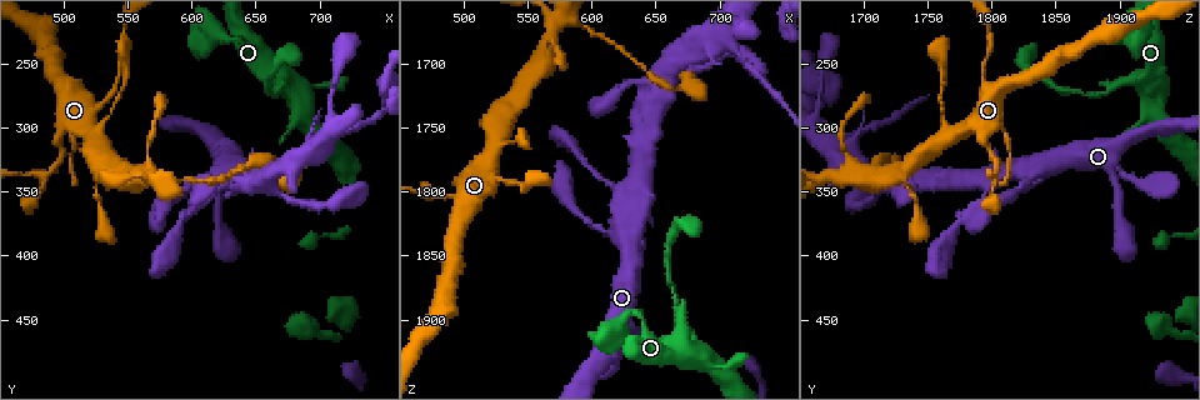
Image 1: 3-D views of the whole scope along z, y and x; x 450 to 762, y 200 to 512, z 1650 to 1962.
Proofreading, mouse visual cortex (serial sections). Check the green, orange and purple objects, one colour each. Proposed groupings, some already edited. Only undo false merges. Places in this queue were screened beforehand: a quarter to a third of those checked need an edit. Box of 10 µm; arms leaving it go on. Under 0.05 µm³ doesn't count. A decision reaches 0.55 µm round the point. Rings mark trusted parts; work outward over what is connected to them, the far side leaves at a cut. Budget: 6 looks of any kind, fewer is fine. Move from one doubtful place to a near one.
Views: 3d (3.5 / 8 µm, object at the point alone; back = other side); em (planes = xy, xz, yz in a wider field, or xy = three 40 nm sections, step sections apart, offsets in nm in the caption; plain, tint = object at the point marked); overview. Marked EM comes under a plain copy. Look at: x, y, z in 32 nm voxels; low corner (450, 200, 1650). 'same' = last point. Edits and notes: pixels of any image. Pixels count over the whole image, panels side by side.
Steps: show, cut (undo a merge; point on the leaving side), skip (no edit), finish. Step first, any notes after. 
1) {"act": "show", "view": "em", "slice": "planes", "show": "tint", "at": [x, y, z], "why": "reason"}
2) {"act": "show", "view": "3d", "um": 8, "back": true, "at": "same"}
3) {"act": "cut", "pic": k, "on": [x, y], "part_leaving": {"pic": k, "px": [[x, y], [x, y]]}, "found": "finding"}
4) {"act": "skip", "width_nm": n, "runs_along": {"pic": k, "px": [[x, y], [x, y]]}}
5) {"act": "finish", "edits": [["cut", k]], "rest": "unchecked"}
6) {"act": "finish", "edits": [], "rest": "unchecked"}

{"act": "show", "view": "3d", "um": 3.5, "at": [666, 272, 1890], "why": "thick turns thin"}

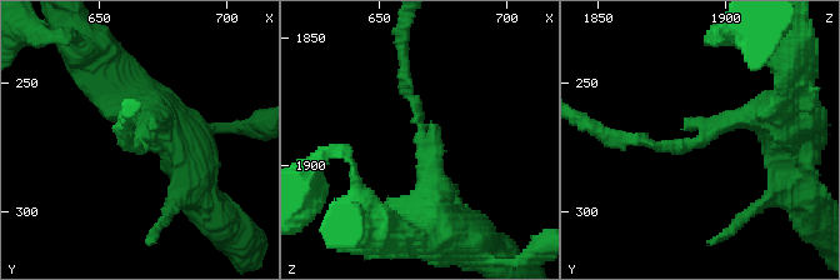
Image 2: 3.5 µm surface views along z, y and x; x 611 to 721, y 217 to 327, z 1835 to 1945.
{"act": "show", "view": "em", "slice": "xy", "step": 1, "show": "tint", "at": [667, 273, 1890], "arm_widths_nm": [150, 400]}

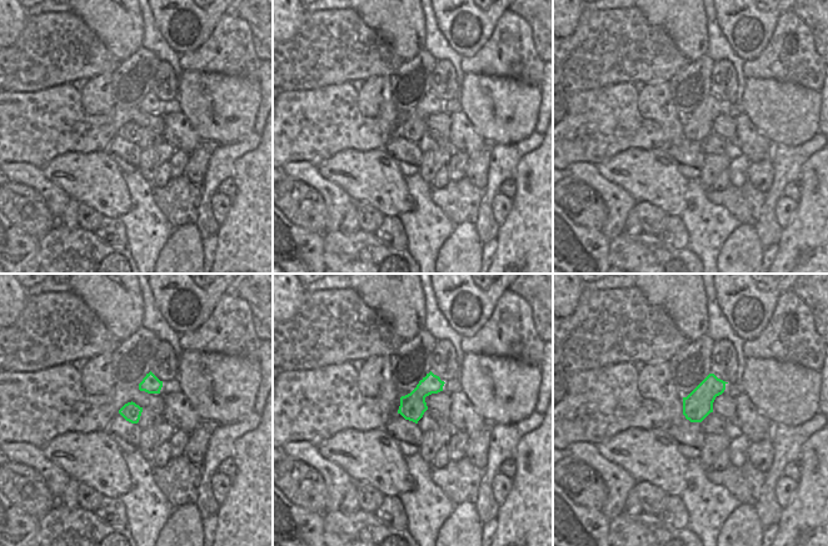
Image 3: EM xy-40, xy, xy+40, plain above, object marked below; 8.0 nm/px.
{"act": "cut", "pic": 2, "on": [408, 83], "part_leaving": {"pic": 2, "px": [[418, 121], [403, 78], [403, 33]]}, "found": "a second cell is stuck on"}

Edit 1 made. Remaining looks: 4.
{"act": "show", "view": "3d", "um": 3.5, "back": true, "at": [618, 334, 1830], "why": "thin neck"}

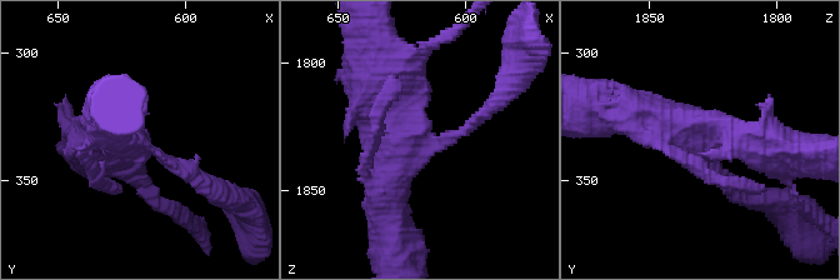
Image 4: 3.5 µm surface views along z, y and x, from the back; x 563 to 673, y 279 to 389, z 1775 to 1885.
{"act": "skip", "runs_along": {"pic": 4, "px": [[621, 114], [771, 151]]}, "found": "all the same cell"}

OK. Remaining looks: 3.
{"act": "show", "view": "3d", "um": 3.5, "at": [720, 302, 1698], "why": "narrows sharply"}

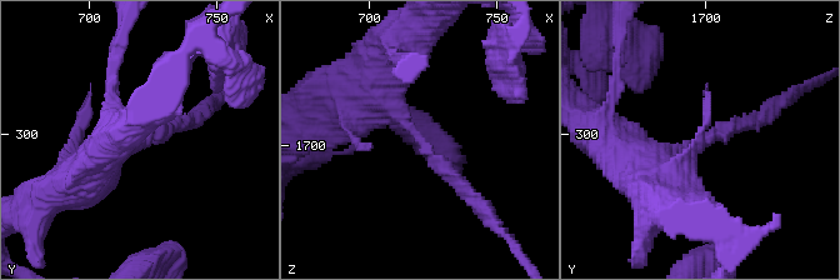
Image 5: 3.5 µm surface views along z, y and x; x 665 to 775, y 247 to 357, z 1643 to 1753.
{"act": "show", "view": "em", "slice": "xy", "step": 5, "show": "tint", "at": [722, 302, 1699], "arm_widths_nm": [200, 500], "why": "now the EM"}

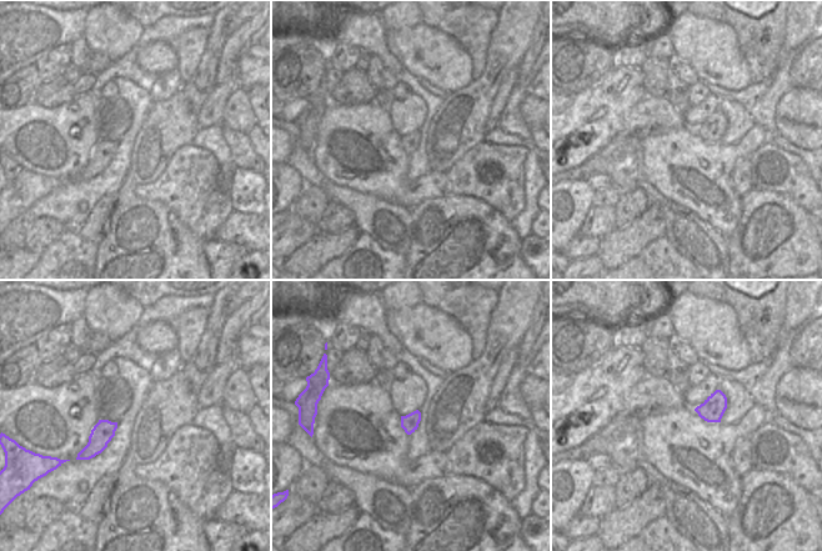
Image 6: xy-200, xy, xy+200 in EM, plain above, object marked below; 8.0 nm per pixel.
{"act": "cut", "pic": 5, "on": [171, 126], "width_nm": 140, "part_leaving": {"pic": 5, "px": [[706, 138], [758, 123], [783, 103]]}, "found": "a second cell is stuck on"}

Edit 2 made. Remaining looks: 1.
{"act": "finish", "edits": [["cut", 2], ["cut", 5]], "rest": "unchecked"}

